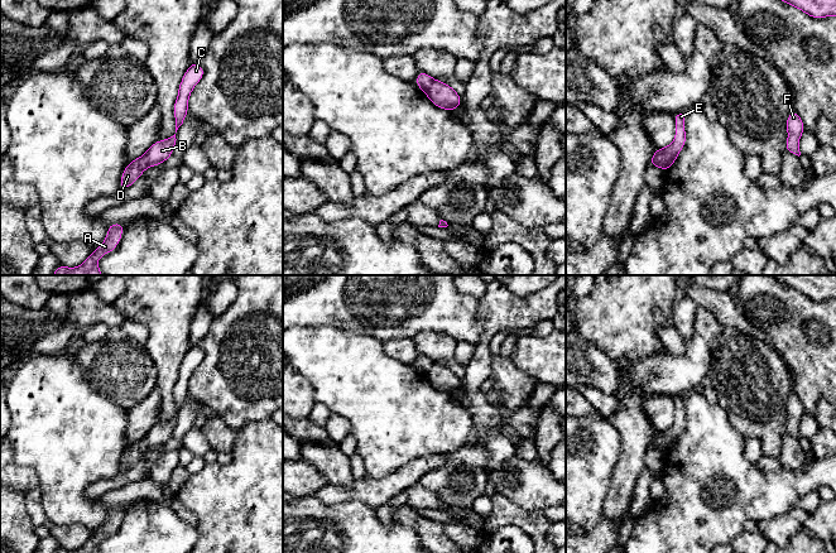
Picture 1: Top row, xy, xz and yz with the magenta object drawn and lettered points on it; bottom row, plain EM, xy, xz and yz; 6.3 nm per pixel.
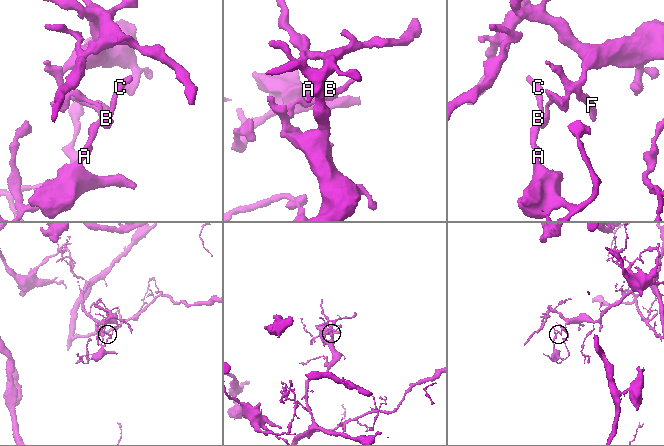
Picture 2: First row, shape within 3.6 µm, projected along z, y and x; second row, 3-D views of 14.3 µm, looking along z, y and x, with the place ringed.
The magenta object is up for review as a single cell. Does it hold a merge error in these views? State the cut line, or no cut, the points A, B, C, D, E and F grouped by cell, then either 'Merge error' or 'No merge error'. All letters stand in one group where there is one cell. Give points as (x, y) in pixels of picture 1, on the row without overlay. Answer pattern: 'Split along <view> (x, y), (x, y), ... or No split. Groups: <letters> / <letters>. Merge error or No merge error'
Split along xy (144, 437), (148, 448). Groups: A D / B C E F. Merge error

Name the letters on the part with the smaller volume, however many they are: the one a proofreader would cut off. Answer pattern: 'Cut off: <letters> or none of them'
Cut off: A, D

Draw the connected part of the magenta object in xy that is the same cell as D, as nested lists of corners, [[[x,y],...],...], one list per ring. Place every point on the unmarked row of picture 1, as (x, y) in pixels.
[[[141,438],[131,443],[122,453],[120,462],[120,473],[126,473],[134,465],[139,462],[143,455],[148,451],[148,443],[145,438]]]

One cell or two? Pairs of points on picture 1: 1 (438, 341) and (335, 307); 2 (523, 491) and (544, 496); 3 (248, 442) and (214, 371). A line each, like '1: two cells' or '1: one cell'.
1: two cells
2: one cell
3: two cells

